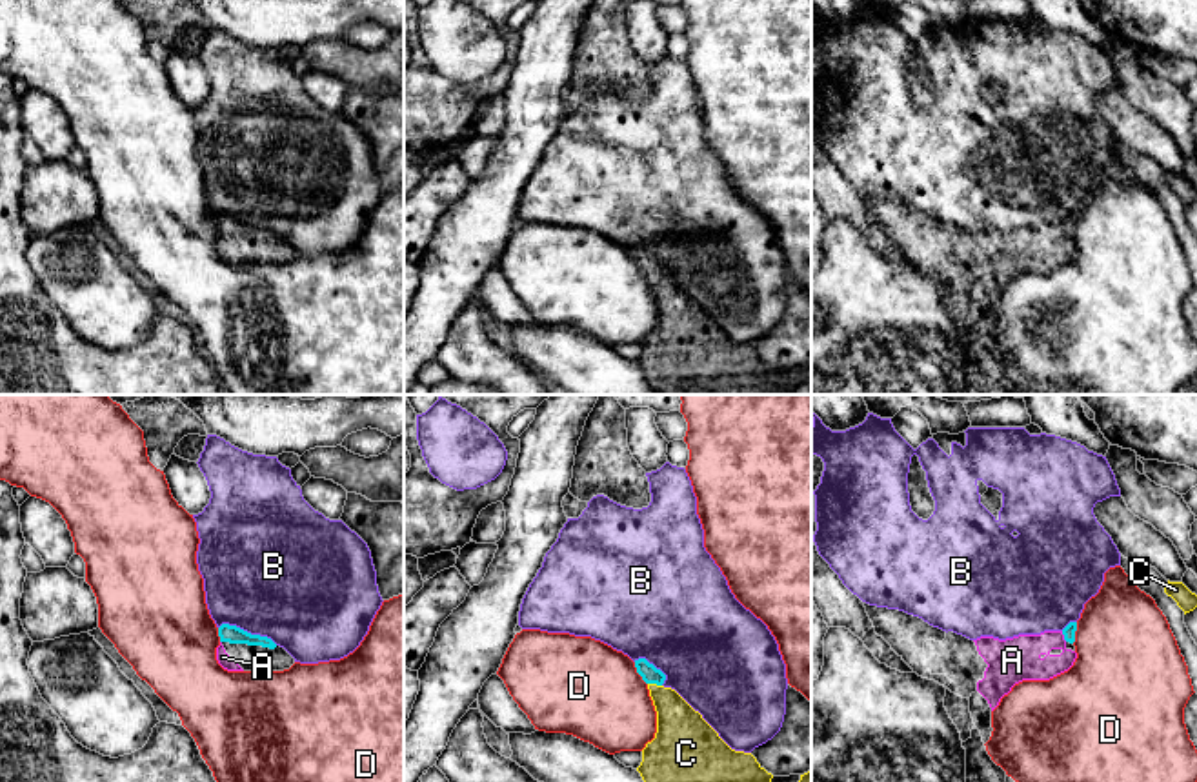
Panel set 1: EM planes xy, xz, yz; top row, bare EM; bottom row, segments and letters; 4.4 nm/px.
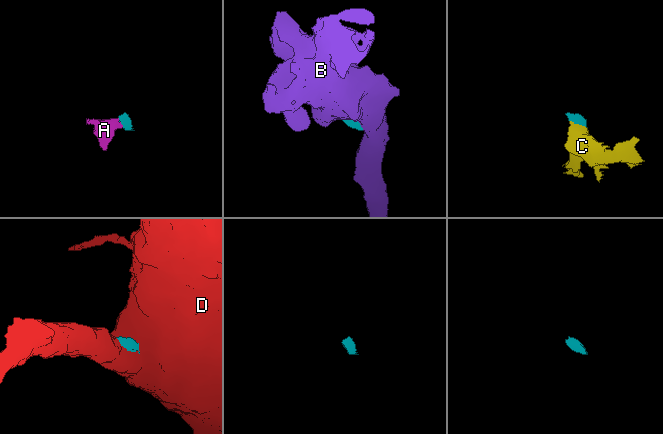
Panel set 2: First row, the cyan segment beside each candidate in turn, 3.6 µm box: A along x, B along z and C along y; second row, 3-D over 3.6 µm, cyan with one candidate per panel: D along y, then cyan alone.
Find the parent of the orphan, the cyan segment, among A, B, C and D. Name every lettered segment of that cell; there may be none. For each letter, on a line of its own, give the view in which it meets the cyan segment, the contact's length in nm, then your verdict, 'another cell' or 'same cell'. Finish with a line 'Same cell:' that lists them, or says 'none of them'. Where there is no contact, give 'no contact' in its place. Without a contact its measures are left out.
A: contact in yz; length 50 nm; same cell
B: contact in xy; length 280 nm; another cell
C: contact in xz; length 70 nm; same cell
D: contact in xz; length 120 nm; another cell
Same cell: A, C

